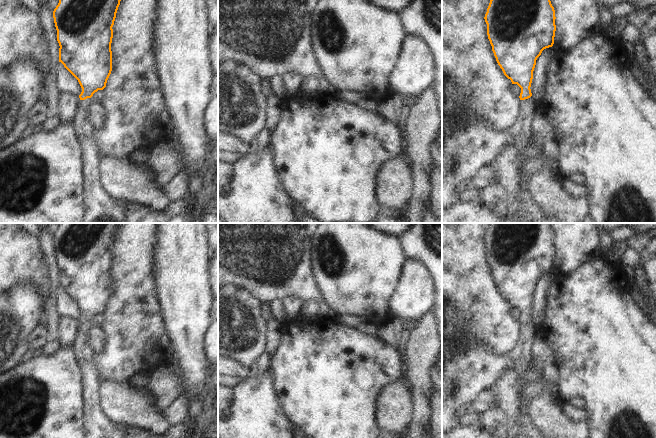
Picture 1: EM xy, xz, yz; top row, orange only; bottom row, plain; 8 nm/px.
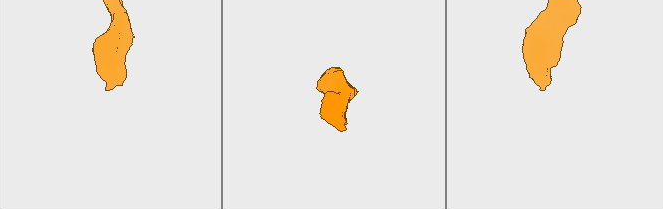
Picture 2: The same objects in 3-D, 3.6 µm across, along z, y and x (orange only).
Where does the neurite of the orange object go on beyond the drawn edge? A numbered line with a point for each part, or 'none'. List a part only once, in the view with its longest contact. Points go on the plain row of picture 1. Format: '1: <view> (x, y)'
1: xy (99, 425)

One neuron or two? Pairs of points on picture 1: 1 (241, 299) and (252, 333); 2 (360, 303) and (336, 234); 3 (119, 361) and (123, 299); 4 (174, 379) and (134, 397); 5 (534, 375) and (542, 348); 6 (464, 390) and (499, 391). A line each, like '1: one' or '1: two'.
1: one
2: one
3: one
4: two
5: two
6: two

